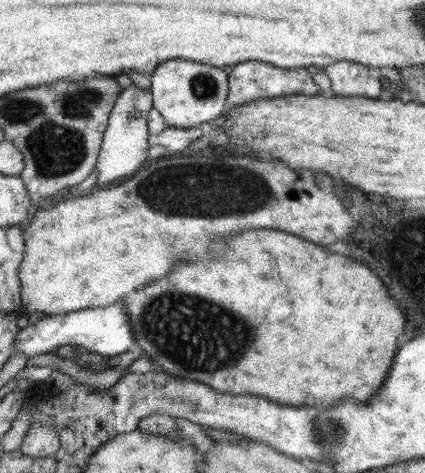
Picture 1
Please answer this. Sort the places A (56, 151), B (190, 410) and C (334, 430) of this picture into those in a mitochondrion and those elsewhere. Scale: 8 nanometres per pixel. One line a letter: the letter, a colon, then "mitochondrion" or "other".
A: mitochondrion
B: other
C: mitochondrion

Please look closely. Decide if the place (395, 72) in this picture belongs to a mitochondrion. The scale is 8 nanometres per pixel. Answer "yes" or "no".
no

